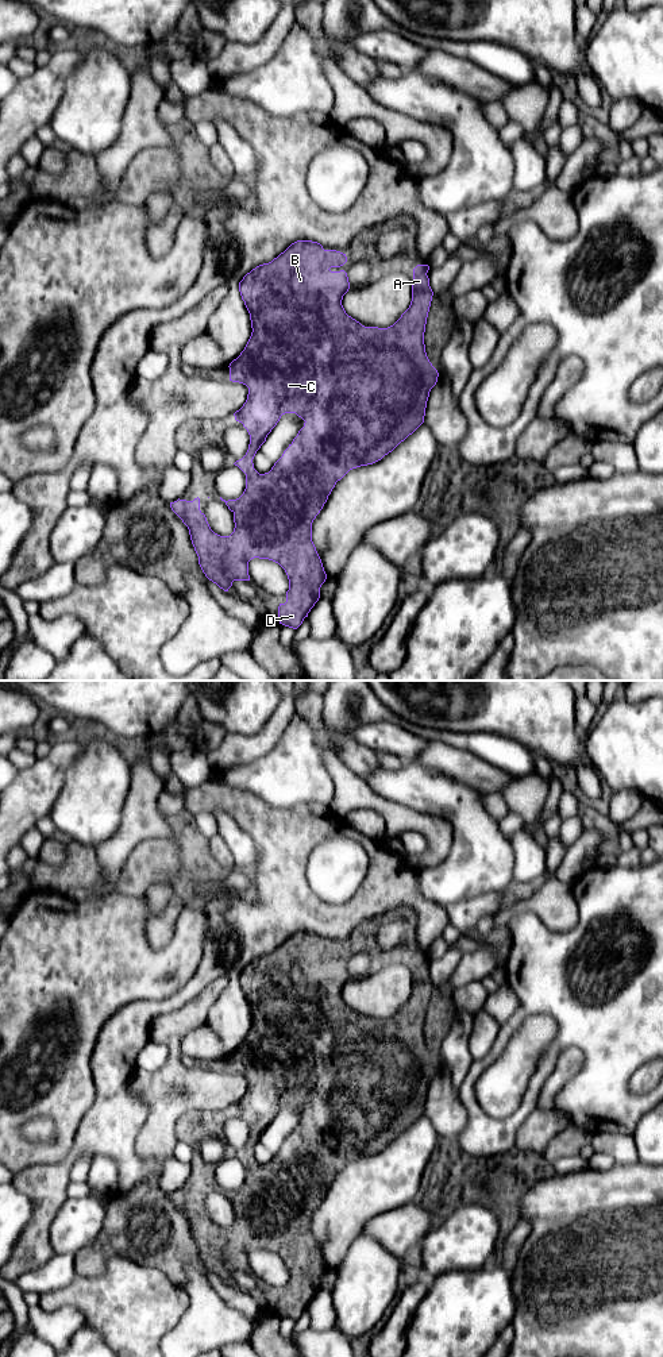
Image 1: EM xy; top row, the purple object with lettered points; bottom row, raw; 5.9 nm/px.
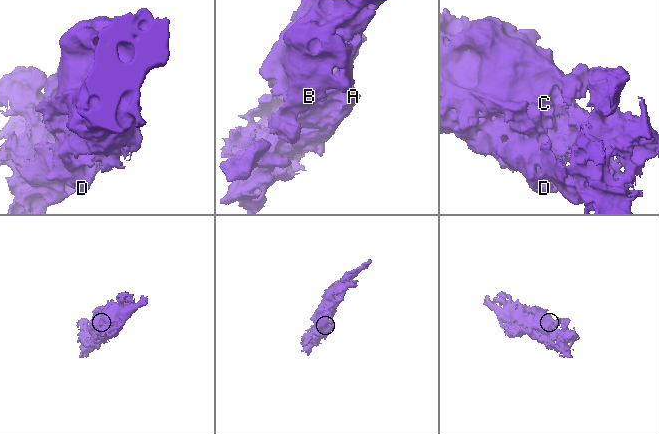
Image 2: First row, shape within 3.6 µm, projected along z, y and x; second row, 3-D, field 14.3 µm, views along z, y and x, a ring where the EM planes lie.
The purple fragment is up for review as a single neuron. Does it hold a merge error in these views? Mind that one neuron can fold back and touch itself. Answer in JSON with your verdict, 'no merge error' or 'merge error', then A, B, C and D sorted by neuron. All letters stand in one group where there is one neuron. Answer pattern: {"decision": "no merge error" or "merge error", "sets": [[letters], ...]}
{"decision": "no merge error", "sets": [["A", "B", "C", "D"]]}

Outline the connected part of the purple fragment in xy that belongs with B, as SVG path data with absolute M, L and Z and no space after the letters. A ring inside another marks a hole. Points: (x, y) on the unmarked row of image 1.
M297 932L269 955L247 964L239 974L239 983L250 1005L251 1028L240 1046L230 1055L230 1072L248 1079L247 1091L234 1105L250 1126L246 1146L236 1152L246 1165L246 1180L236 1191L223 1191L234 1204L235 1219L230 1227L215 1225L205 1206L200 1202L200 1190L170 1194L171 1202L188 1218L192 1235L198 1248L198 1256L205 1268L224 1283L234 1272L250 1272L248 1253L254 1249L278 1254L289 1271L286 1294L278 1298L280 1315L297 1321L320 1289L320 1279L327 1271L321 1250L312 1233L312 1214L323 1200L336 1173L350 1161L373 1156L392 1144L412 1126L423 1114L431 1080L436 1076L439 1064L429 1053L424 1023L433 983L427 967L429 957L417 956L413 960L412 992L401 1009L388 1019L365 1018L348 1007L342 996L343 987L350 980L344 961L331 963L347 953L346 945L324 941L312 932ZM285 1105L296 1105L305 1114L297 1127L274 1154L271 1161L259 1165L253 1150L267 1126Z

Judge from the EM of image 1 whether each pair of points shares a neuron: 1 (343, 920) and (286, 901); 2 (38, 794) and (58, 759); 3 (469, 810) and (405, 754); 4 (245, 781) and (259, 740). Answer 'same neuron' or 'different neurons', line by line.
1: same neuron
2: same neuron
3: different neurons
4: different neurons

